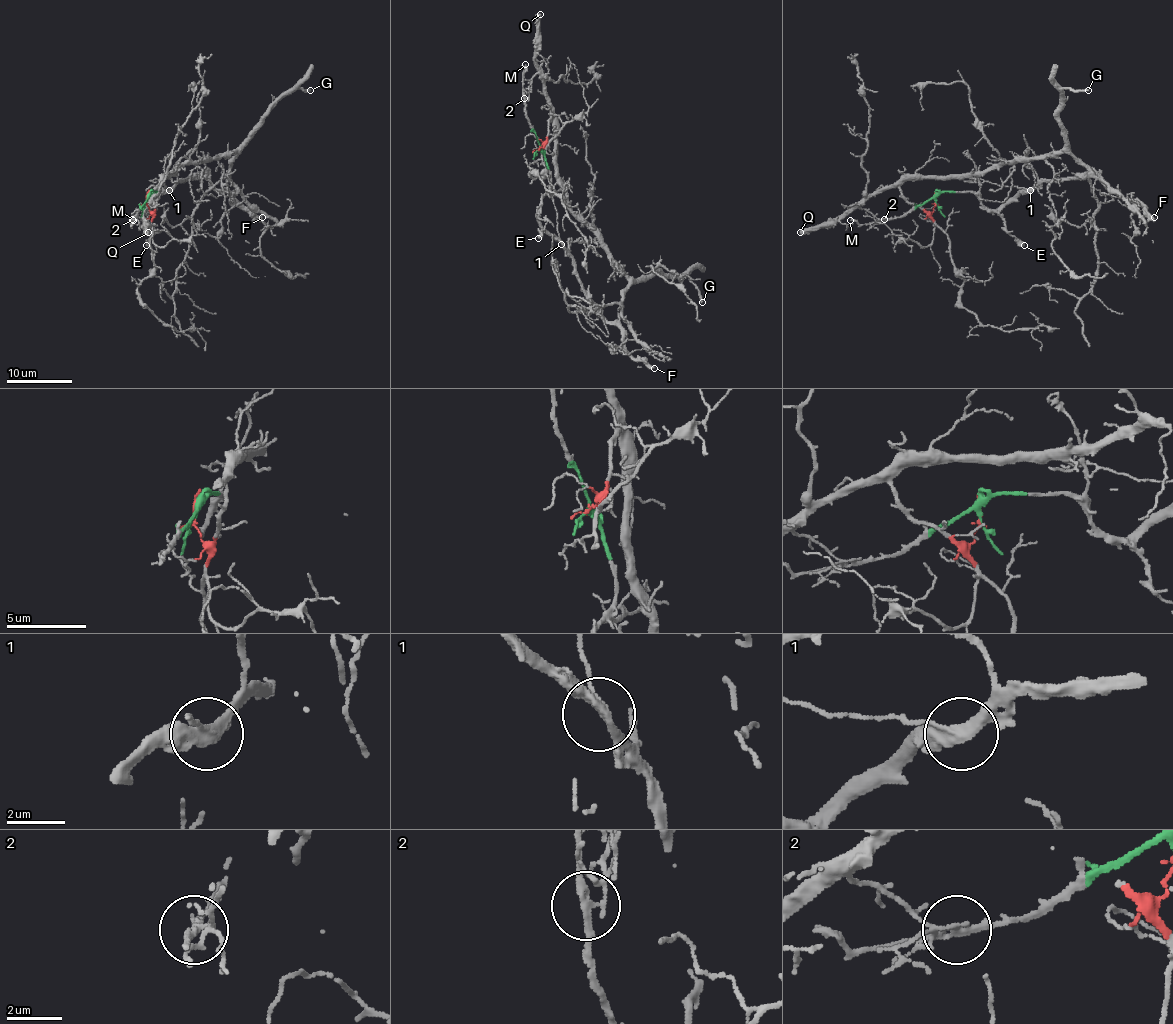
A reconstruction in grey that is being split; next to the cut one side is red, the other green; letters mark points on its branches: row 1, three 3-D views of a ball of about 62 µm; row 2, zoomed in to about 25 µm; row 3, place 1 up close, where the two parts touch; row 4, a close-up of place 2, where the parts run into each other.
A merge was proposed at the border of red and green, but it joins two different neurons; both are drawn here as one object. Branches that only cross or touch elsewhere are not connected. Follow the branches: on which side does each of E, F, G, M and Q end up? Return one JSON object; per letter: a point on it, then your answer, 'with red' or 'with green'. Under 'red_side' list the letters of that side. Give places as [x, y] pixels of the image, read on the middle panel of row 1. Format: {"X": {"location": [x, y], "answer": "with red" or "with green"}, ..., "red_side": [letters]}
{"E": {"location": [538, 238], "answer": "with green"}, "F": {"location": [654, 368], "answer": "with green"}, "G": {"location": [702, 302], "answer": "with red"}, "M": {"location": [525, 64], "answer": "with green"}, "Q": {"location": [540, 14], "answer": "with red"}, "red_side": ["G", "Q"]}

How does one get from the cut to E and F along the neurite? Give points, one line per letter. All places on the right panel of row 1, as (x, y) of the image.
E: (935, 198), (943, 192), (972, 192), (1003, 219), (1008, 233), (1024, 246)
F: (935, 198), (972, 192), (1000, 210), (1042, 182), (1093, 172), (1153, 218)

